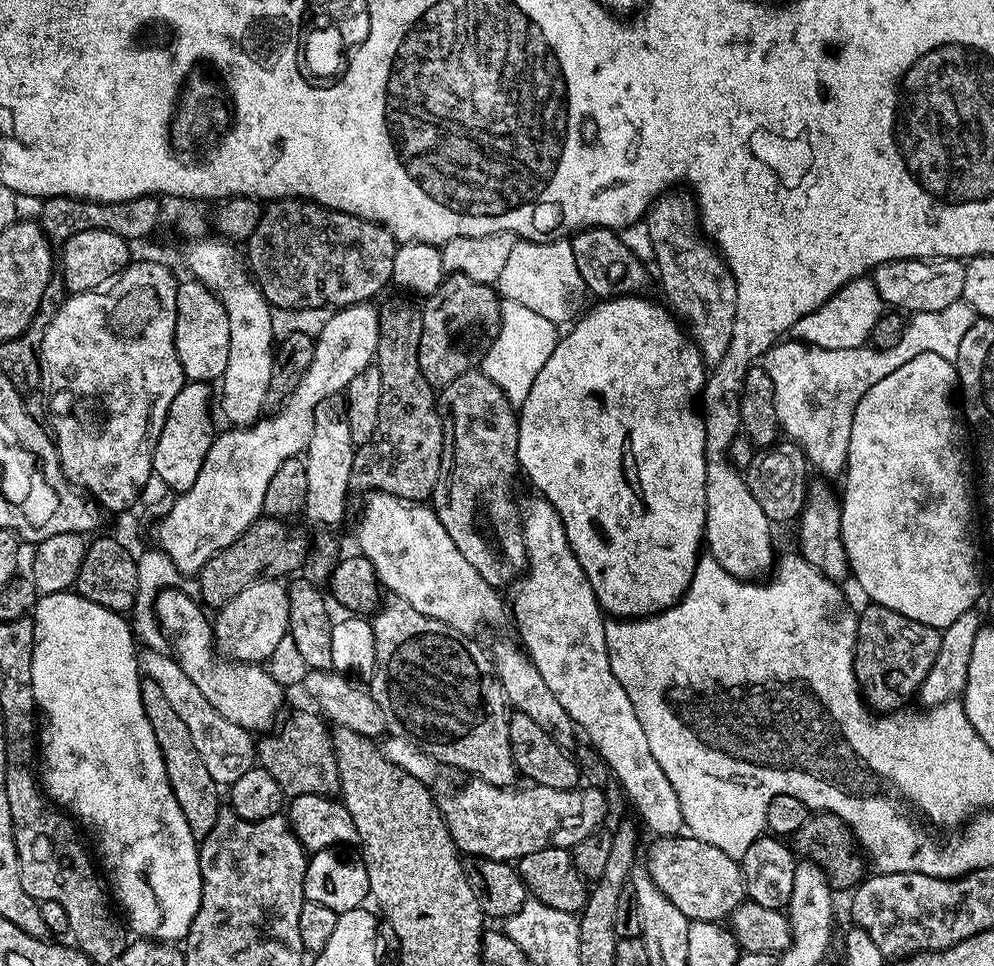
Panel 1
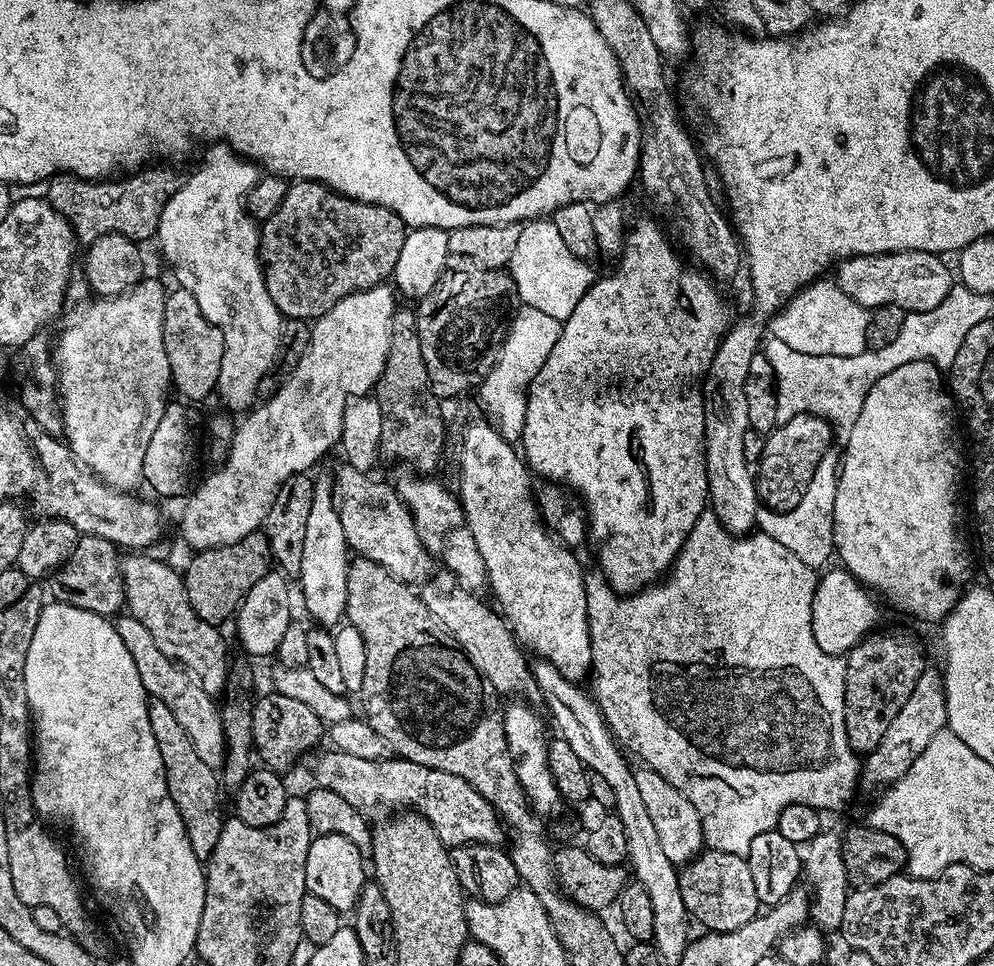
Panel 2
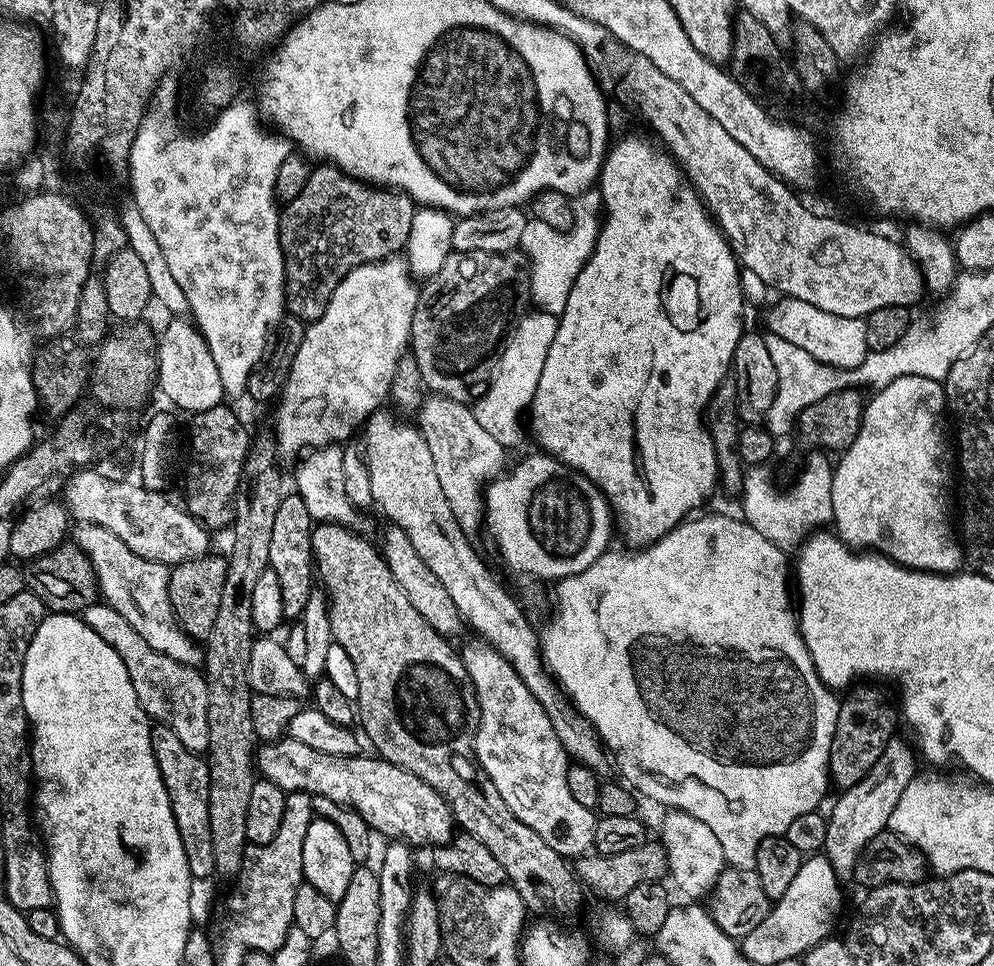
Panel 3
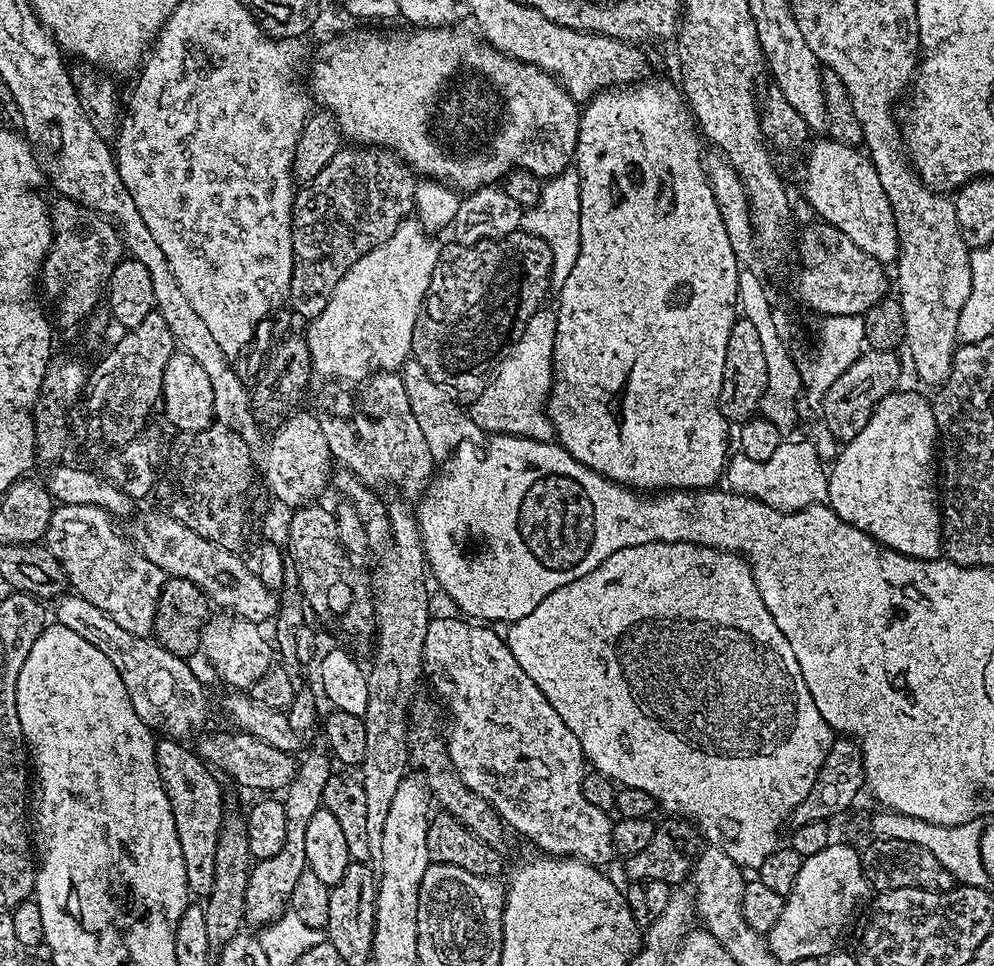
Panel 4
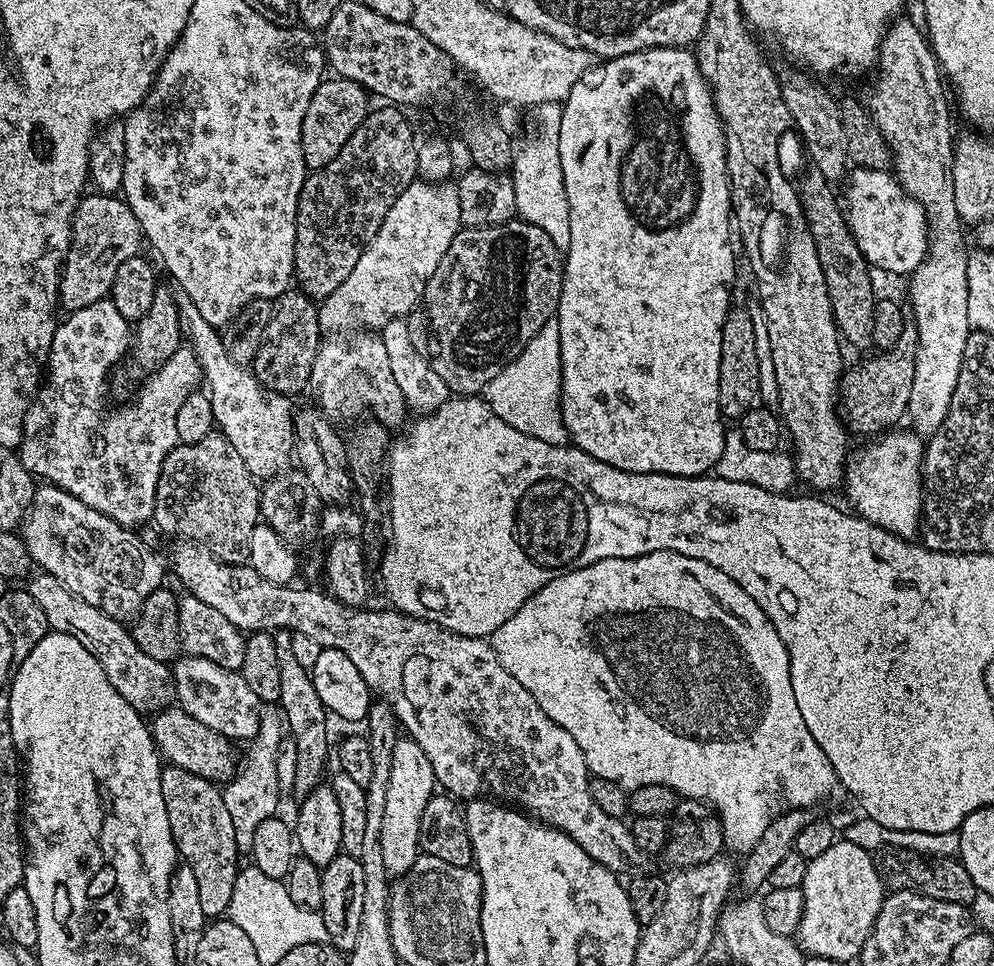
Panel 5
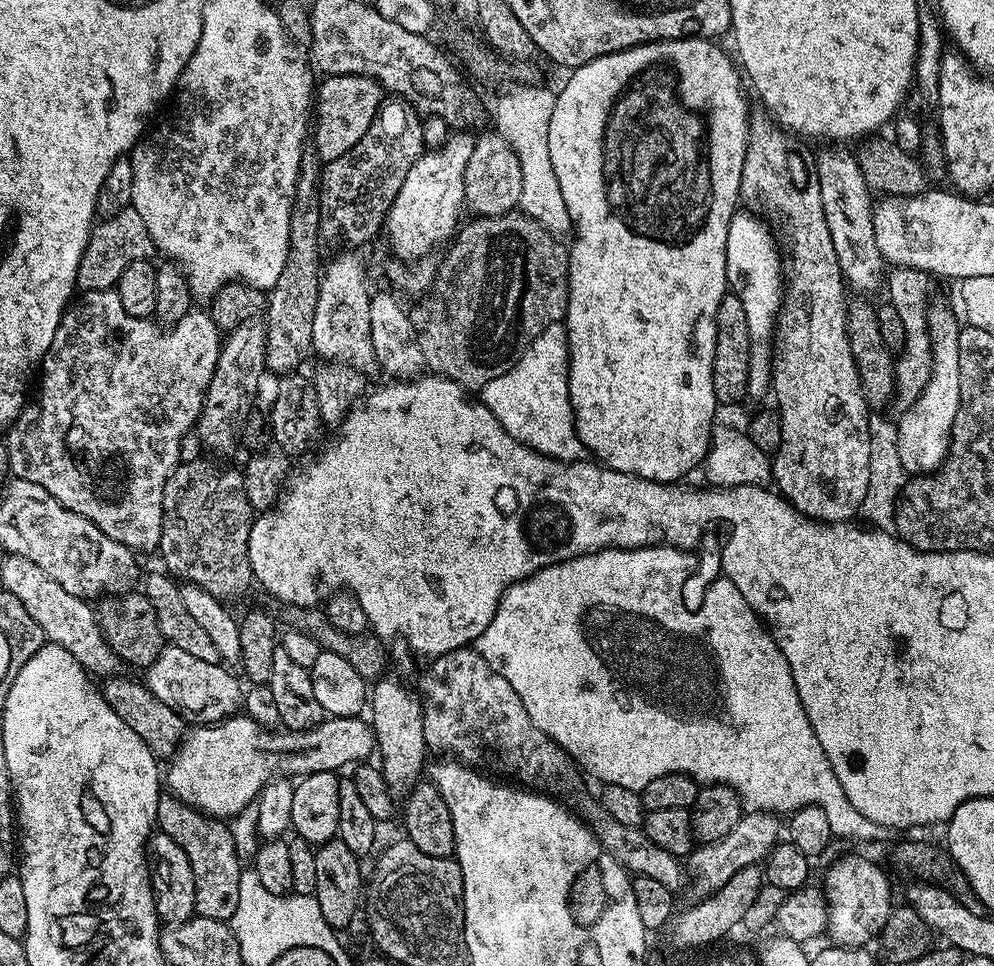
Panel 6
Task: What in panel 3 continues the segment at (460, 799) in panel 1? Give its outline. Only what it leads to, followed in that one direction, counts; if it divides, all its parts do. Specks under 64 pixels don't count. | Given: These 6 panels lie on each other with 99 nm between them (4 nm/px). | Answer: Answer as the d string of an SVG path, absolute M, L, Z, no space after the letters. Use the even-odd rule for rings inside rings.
M283 736L259 745L254 757L257 773L285 793L307 792L345 804L355 809L373 833L382 834L388 840L402 839L409 845L418 843L426 848L448 844L455 833L456 823L444 796L398 765L379 756L368 758L364 755L320 754L297 739Z

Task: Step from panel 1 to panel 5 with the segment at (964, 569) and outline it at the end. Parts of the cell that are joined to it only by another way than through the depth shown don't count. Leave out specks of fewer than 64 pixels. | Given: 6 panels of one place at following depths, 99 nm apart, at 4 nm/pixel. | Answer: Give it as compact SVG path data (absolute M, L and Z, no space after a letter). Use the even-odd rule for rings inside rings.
M888 430L849 459L844 469L843 491L848 491L851 511L874 526L882 526L904 540L921 531L924 482L921 475L925 441L915 431Z

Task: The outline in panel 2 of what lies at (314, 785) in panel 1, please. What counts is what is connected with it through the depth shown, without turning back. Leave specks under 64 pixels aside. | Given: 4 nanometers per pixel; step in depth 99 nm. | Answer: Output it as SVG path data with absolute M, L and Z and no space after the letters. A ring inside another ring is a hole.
M275 690L269 696L261 698L257 704L251 705L253 718L252 746L255 755L260 755L259 763L273 772L287 773L287 768L322 740L322 721L306 702L298 702L294 698L286 698L286 694Z

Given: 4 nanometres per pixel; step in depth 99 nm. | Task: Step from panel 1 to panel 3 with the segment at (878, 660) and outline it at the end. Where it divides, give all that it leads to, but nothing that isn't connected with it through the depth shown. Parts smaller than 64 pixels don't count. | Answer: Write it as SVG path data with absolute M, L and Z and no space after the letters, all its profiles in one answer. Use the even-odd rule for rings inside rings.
M876 682L861 683L847 693L848 697L840 700L838 722L834 726L834 742L830 742L828 747L830 750L828 775L831 783L835 787L837 784L840 790L854 786L870 773L871 767L882 756L888 740L897 731L895 730L896 720L898 724L897 705L896 708L892 705L887 690L879 686L884 687Z

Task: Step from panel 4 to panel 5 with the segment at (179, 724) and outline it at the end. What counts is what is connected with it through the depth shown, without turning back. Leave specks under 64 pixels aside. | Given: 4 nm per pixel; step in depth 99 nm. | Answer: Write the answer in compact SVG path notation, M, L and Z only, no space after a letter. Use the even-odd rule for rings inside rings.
M47 574L33 575L32 585L27 585L27 592L42 606L42 614L46 614L49 629L62 634L70 634L98 658L102 670L106 670L106 678L110 678L110 686L134 706L141 714L155 714L169 707L174 700L174 685L172 669L167 663L158 658L150 658L141 650L132 637L131 631L121 621L108 616L102 610L90 606L82 598L74 595L70 589L59 584L53 576Z

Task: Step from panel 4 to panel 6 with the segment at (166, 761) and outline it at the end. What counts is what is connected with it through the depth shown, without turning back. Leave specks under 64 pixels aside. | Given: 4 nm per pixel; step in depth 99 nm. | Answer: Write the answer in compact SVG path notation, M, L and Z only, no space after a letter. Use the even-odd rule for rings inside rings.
M161 795L156 802L156 823L163 835L174 838L182 850L186 850L186 858L190 858L190 870L194 870L194 902L195 915L214 918L215 920L231 921L234 910L238 910L238 882L242 871L242 859L234 846L234 836L229 825L223 819L209 816L205 812L185 804L176 795Z

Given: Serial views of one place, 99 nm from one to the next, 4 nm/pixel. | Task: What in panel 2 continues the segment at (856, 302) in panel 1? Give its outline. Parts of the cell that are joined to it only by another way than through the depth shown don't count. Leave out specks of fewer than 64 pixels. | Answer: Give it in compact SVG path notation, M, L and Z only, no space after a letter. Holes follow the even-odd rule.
M813 281L799 290L770 319L769 335L785 342L792 350L802 354L830 357L853 357L867 349L866 330L869 329L871 311L854 302L835 281Z

